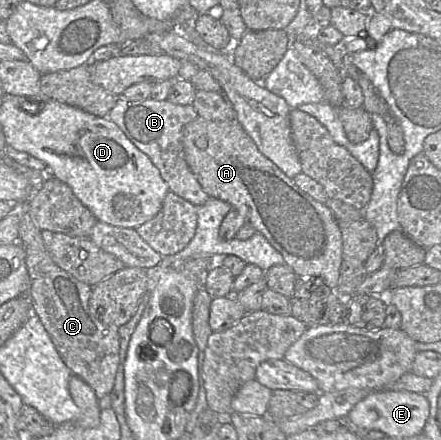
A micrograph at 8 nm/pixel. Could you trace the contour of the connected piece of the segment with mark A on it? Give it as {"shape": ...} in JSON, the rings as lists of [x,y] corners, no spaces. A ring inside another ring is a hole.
{"shape":[[[200,116],[197,117],[184,128],[183,146],[190,170],[209,197],[227,202],[245,215],[246,222],[265,236],[299,279],[320,278],[331,289],[336,289],[344,260],[339,223],[325,204],[316,201],[302,191],[293,179],[285,175],[259,151],[237,118],[226,121],[209,121]]]}

